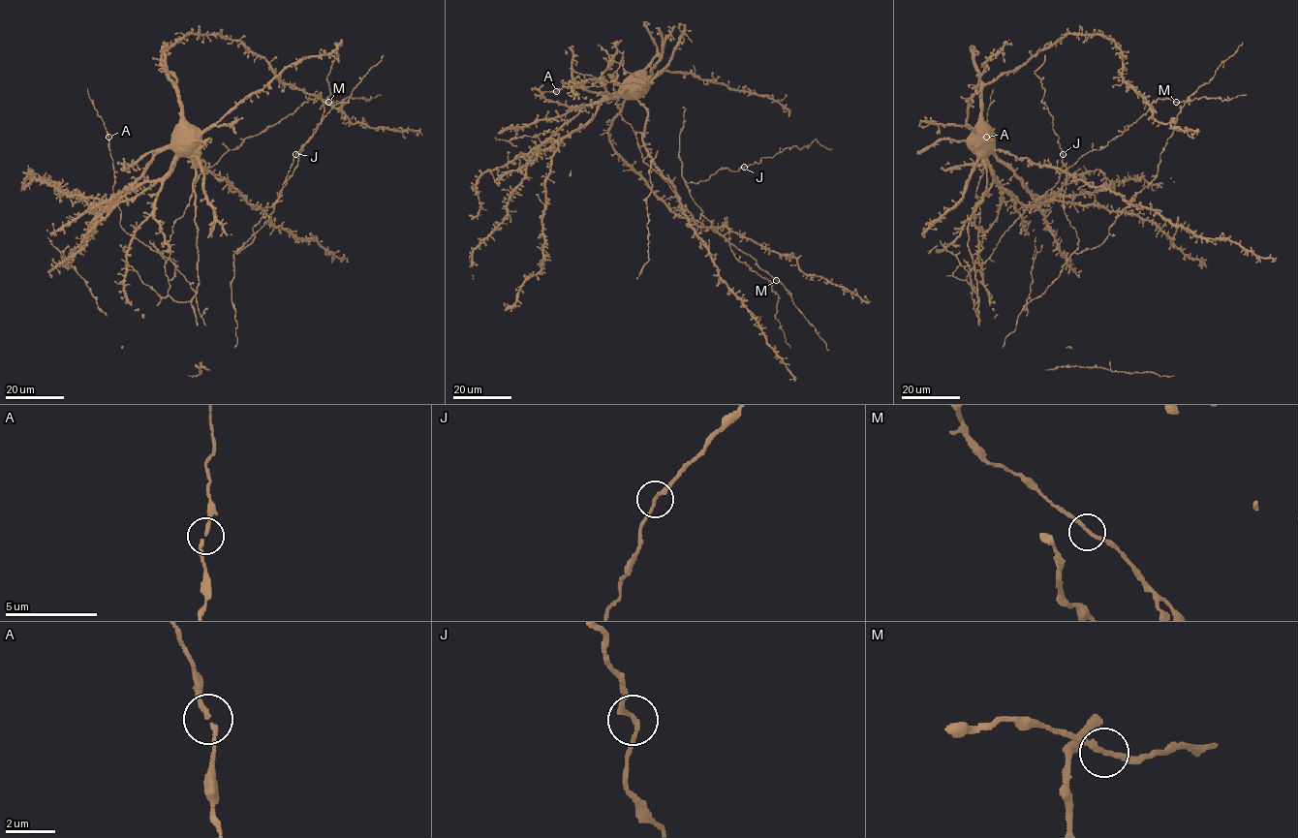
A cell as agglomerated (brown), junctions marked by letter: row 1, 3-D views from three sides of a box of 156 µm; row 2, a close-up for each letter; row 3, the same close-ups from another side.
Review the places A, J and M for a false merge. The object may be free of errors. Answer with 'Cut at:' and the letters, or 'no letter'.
Cut at: no letter

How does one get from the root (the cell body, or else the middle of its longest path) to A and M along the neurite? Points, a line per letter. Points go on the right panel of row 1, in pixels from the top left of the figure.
A: (973, 137), (970, 144), (992, 177), (974, 210), (979, 236), (975, 190), (986, 138)
M: (973, 137), (992, 177), (974, 210), (982, 236), (975, 262), (983, 263), (1065, 170), (1158, 99), (1176, 102)

